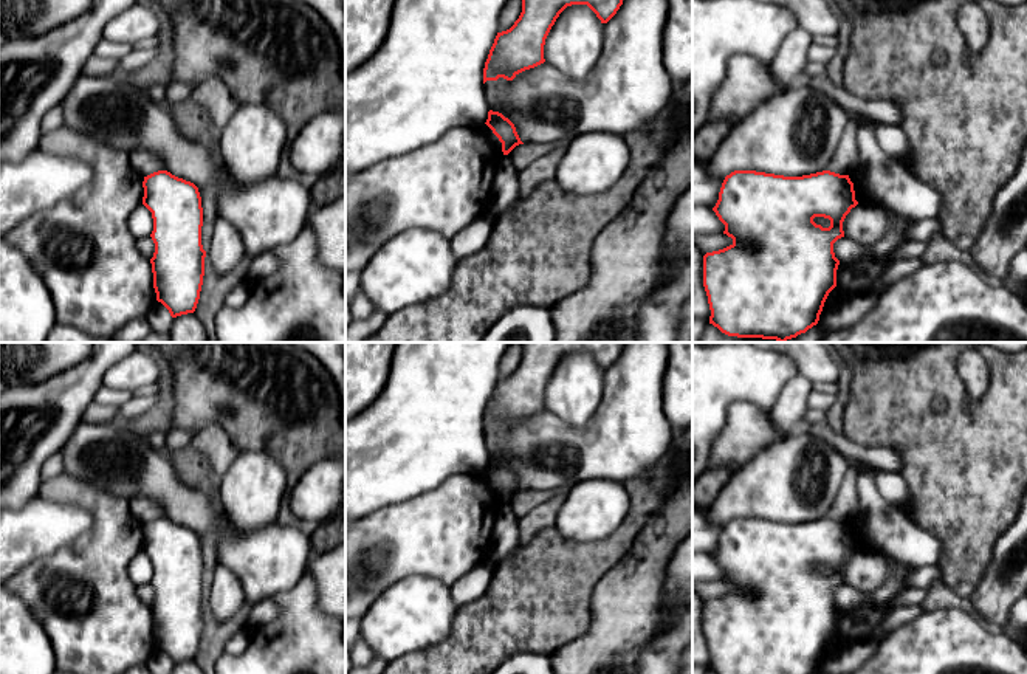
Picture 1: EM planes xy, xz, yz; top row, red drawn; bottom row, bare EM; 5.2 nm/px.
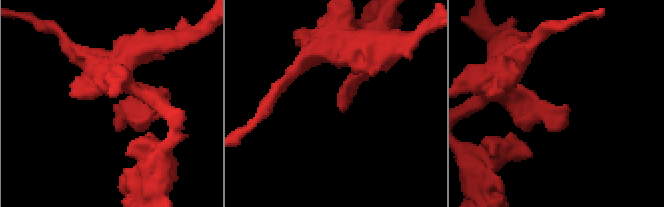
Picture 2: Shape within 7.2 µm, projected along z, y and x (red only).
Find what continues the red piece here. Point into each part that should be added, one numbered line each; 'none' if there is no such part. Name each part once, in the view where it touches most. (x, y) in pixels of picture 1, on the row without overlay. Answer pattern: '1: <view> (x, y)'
none

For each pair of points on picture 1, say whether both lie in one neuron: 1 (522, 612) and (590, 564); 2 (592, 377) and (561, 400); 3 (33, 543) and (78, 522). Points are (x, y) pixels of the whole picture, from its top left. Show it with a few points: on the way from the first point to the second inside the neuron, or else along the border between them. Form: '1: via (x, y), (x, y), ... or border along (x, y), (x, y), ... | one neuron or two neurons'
1: via (539, 595), (559, 575), (573, 569) | one neuron
2: via (584, 380), (569, 394) | one neuron
3: via (44, 532), (51, 524), (67, 522) | one neuron

